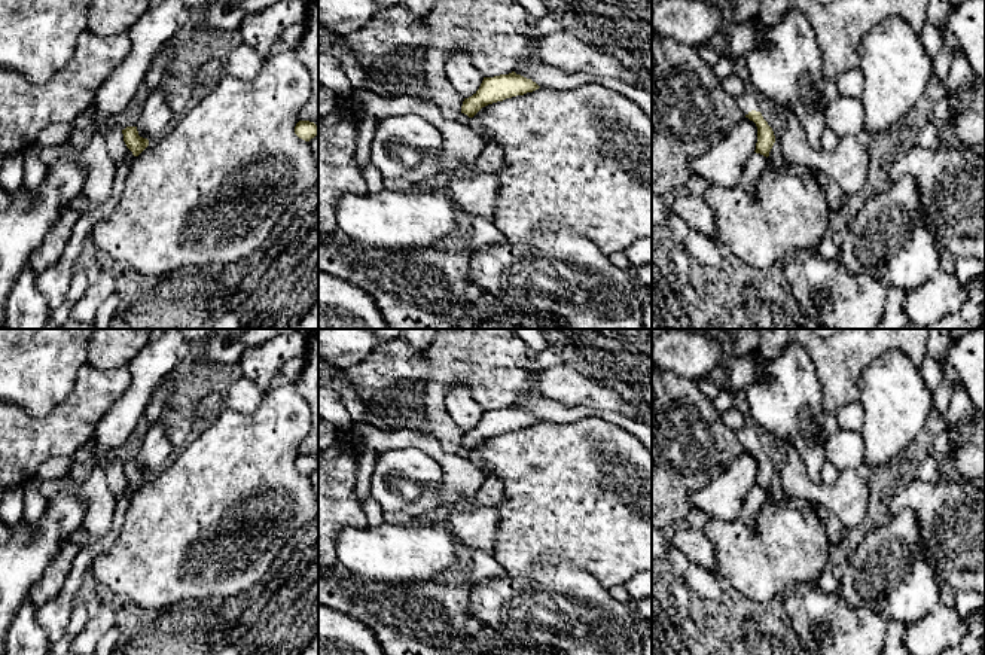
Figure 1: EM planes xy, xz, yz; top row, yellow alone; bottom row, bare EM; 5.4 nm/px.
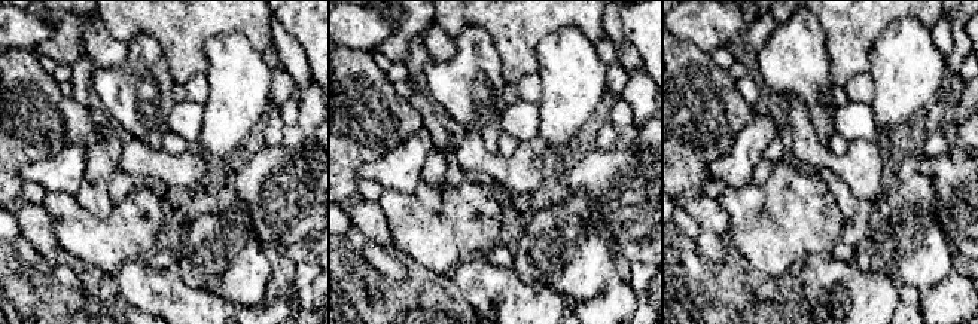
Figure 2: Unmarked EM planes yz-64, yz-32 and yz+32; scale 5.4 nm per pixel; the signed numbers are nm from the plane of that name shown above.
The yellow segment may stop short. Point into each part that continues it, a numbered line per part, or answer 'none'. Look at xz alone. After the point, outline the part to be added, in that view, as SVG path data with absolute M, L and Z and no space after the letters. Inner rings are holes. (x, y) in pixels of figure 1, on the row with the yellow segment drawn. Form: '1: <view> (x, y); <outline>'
none

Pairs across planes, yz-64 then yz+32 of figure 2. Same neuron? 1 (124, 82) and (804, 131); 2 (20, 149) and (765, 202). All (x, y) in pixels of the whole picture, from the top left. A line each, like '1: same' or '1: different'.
1: different
2: different

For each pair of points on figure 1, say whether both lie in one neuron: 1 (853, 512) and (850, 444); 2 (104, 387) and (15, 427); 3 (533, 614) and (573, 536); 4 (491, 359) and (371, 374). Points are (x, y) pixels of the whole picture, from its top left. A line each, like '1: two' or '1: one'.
1: two
2: one
3: two
4: one

